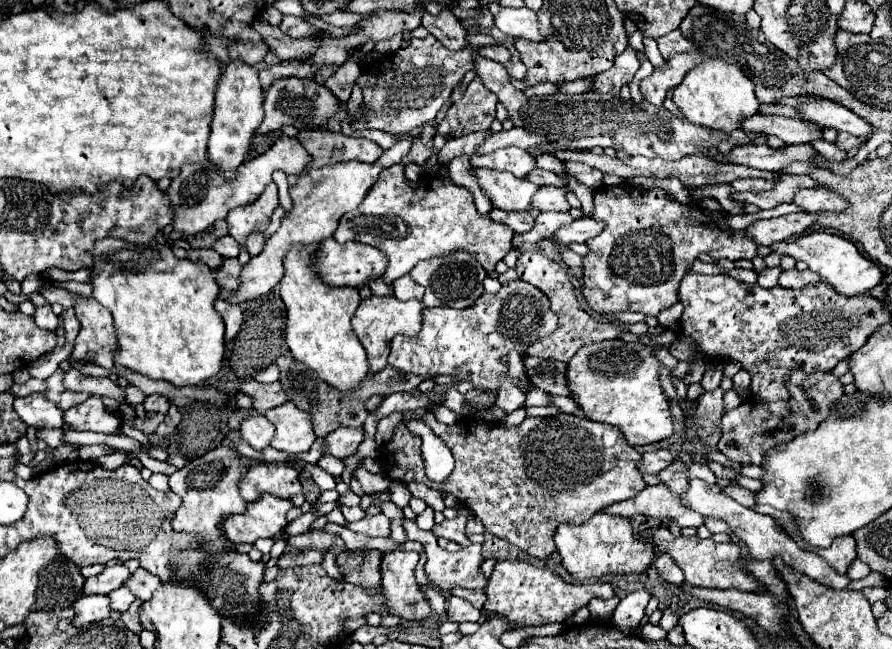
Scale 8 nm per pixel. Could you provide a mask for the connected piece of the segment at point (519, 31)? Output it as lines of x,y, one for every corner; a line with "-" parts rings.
503,8
495,16
495,26
513,38
527,38
527,40
541,40
539,28
537,28
537,14
523,8

